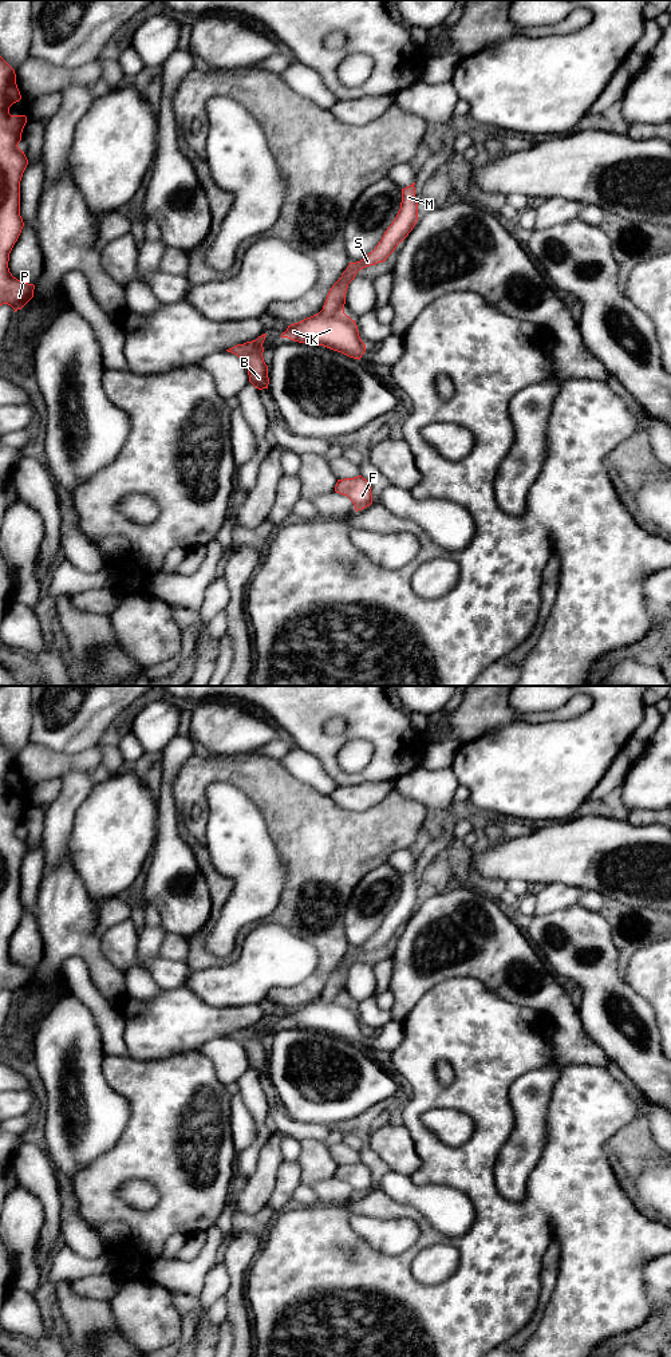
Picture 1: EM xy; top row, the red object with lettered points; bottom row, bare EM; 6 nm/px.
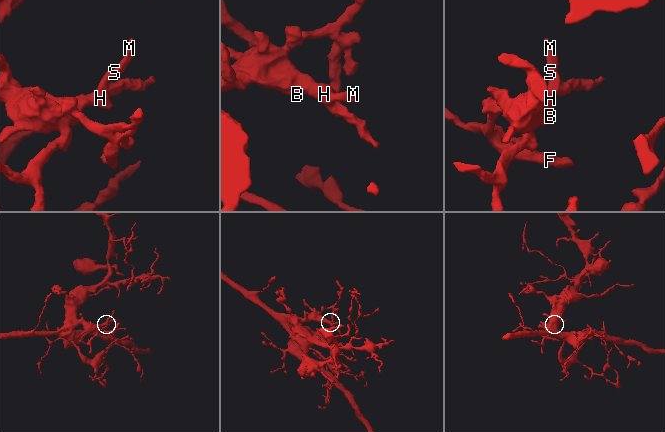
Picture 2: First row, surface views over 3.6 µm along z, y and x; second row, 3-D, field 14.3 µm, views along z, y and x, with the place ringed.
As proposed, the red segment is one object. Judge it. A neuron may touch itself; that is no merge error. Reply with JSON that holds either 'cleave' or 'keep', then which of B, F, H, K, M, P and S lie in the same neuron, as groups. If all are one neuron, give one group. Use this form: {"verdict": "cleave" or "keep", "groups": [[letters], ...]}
{"verdict": "keep", "groups": [["B", "F", "H", "K", "M", "P", "S"]]}

